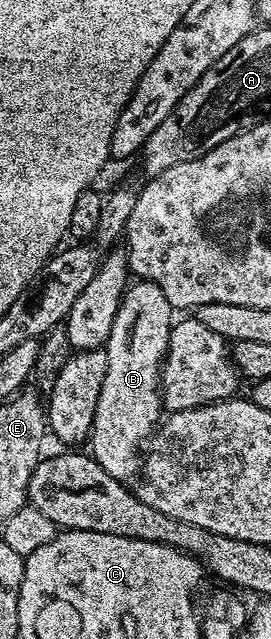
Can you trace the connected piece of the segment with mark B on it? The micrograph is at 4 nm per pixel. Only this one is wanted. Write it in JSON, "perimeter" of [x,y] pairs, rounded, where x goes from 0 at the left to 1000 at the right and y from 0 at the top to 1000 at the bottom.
{"perimeter":[[[502,440],[461,455],[446,479],[421,495],[406,526],[380,543],[391,554],[391,579],[358,637],[347,642],[343,667],[328,684],[332,712],[406,746],[458,754],[517,737],[520,706],[587,667],[601,637],[594,628],[594,587],[601,560],[616,554],[631,509],[646,504],[646,485],[609,466],[590,449],[557,440]]]}

